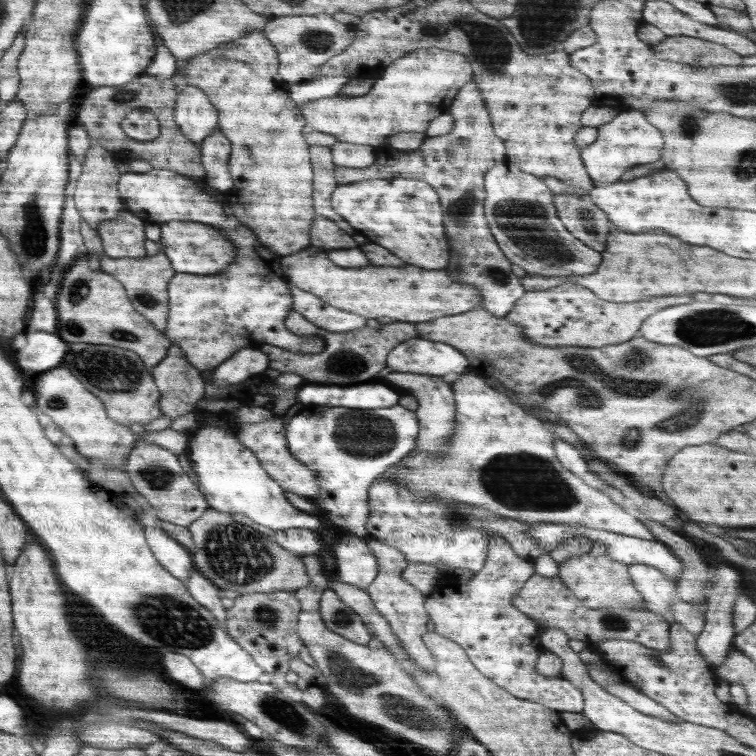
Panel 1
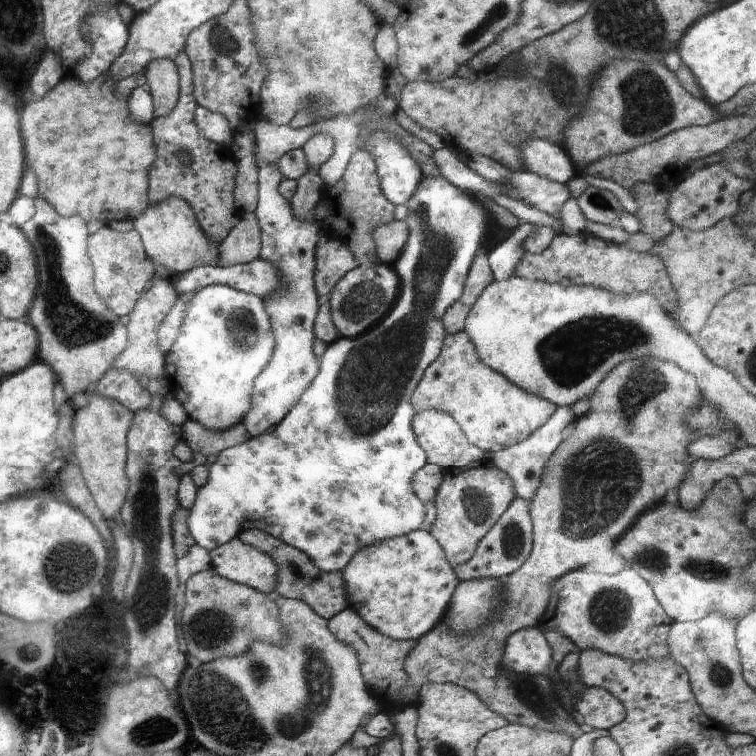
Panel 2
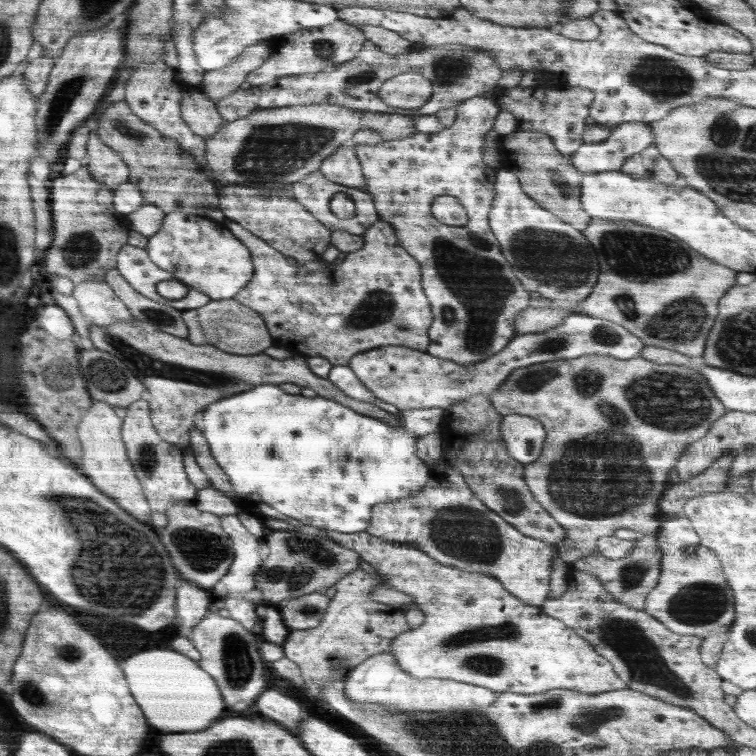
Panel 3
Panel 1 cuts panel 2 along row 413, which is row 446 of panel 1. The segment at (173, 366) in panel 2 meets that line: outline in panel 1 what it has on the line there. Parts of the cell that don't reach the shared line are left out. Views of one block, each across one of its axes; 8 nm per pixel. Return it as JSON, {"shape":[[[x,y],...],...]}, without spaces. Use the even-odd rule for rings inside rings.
{"shape":[[[222,424],[197,427],[188,435],[187,453],[198,478],[198,490],[204,494],[209,508],[228,514],[242,514],[274,531],[284,529],[332,530],[323,516],[306,513],[294,507],[286,499],[285,491],[278,481],[272,479],[260,465],[257,455],[248,449],[238,435]]]}

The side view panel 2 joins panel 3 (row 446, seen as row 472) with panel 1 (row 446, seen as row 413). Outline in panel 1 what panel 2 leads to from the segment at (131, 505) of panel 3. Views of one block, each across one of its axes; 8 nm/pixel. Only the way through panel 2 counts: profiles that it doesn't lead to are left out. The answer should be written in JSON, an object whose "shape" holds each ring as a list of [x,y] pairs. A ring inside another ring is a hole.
{"shape":[[[54,368],[38,378],[36,394],[30,394],[34,406],[48,414],[62,430],[70,436],[70,443],[78,448],[82,456],[94,460],[98,458],[106,468],[118,468],[127,461],[138,437],[127,426],[110,420],[106,408],[97,396],[90,394],[68,368]]]}

